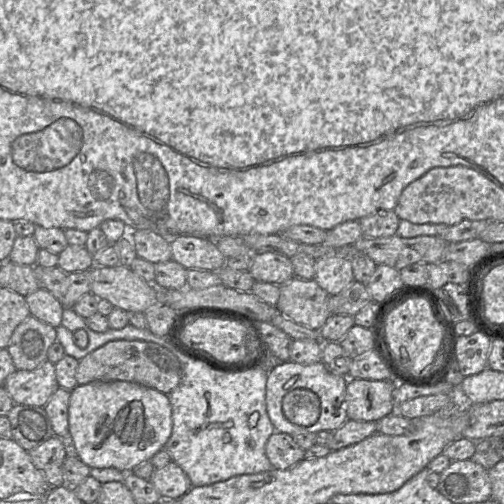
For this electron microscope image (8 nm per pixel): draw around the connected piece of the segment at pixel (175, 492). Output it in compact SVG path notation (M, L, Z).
M172 461L162 468L155 469L150 481L165 502L178 500L193 487L185 472Z

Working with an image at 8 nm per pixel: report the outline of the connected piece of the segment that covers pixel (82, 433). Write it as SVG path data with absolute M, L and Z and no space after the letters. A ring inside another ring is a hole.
M125 381L91 382L70 392L69 434L78 458L92 468L114 468L130 473L162 450L172 433L172 406L169 396L153 388Z

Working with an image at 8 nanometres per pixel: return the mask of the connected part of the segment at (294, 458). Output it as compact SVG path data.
M275 431L266 444L266 456L273 469L286 470L297 465L304 459L304 452L286 433Z

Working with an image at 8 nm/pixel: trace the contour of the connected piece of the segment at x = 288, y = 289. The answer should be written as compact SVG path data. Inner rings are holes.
M293 277L280 286L276 305L291 321L319 331L330 317L329 295L312 280Z

